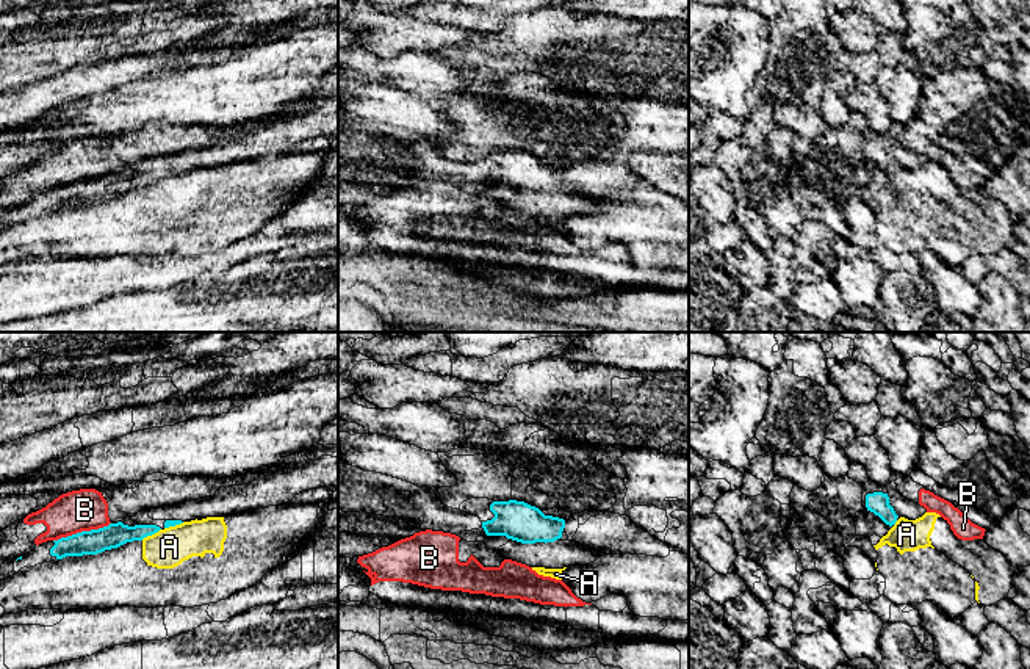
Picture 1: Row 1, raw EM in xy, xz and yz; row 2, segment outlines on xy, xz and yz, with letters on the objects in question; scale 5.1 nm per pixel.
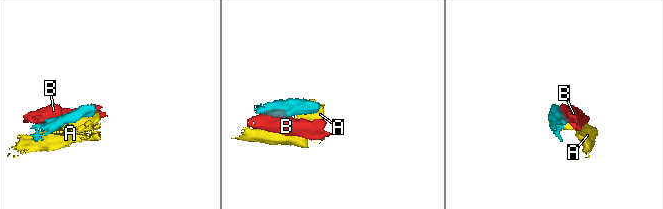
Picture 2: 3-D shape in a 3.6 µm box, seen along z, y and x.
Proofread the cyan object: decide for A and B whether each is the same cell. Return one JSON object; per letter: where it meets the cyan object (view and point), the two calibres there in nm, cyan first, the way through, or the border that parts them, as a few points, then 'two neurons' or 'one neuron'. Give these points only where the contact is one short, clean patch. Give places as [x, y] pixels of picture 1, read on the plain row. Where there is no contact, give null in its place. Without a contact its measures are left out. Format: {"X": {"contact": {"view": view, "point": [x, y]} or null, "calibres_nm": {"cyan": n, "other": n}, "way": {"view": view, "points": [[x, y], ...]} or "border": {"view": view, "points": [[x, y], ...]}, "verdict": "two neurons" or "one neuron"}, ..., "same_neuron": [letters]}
{"A": {"contact": {"view": "xy", "point": [151, 184]}, "calibres_nm": {"cyan": 120, "other": 200}, "verdict": "two neurons"}, "B": {"contact": {"view": "xy", "point": [82, 180]}, "calibres_nm": {"cyan": 130, "other": 220}, "border": {"view": "xy", "points": [[110, 171], [54, 190]]}, "verdict": "two neurons"}, "same_neuron": []}

